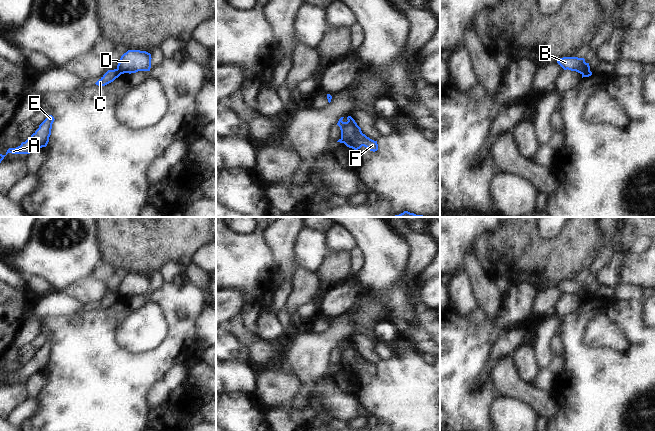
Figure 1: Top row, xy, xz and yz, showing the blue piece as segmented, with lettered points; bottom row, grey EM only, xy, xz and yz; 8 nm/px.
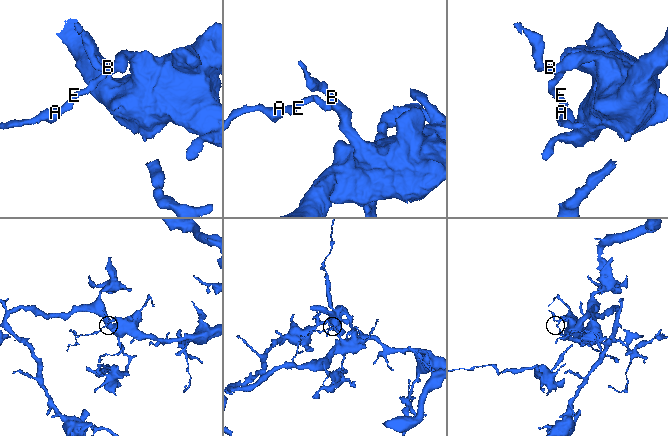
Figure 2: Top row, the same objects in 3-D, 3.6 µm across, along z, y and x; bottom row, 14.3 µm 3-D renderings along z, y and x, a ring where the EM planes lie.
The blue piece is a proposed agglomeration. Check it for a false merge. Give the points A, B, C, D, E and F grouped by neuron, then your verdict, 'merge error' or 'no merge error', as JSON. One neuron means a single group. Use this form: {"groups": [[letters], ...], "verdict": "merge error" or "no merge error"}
{"groups": [["A", "C", "E"], ["B", "D", "F"]], "verdict": "merge error"}

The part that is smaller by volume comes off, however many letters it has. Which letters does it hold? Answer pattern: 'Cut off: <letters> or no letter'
Cut off: A, C, E

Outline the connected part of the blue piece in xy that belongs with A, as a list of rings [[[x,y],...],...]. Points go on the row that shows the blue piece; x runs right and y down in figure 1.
[[[48,115],[29,139],[22,142],[21,145],[16,148],[9,148],[5,155],[0,154],[0,163],[8,153],[30,154],[36,149],[46,147],[49,142],[54,120],[55,119],[52,115]]]

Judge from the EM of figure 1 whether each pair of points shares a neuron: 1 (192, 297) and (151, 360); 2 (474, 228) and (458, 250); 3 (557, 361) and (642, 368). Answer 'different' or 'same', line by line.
1: same
2: same
3: different

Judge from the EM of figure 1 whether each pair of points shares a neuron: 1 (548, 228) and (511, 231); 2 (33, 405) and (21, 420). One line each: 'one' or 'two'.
1: two
2: one

